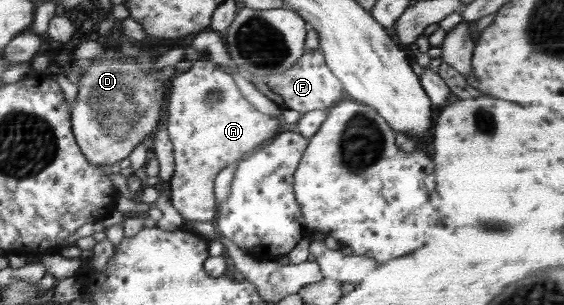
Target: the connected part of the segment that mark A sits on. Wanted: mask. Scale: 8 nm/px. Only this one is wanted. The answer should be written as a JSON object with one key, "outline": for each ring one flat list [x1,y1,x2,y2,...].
{"outline":[[197,60,188,71,174,76,171,86,165,124,174,154,175,173,168,182,170,202,188,227,197,221,215,220,213,183,217,173,257,151,263,141,273,140,279,125,277,116,259,112,241,94,231,74,212,61]]}

